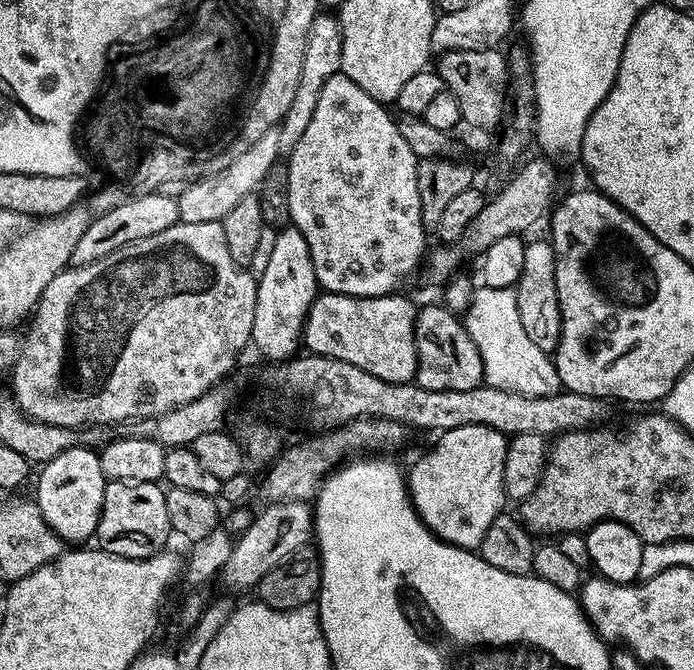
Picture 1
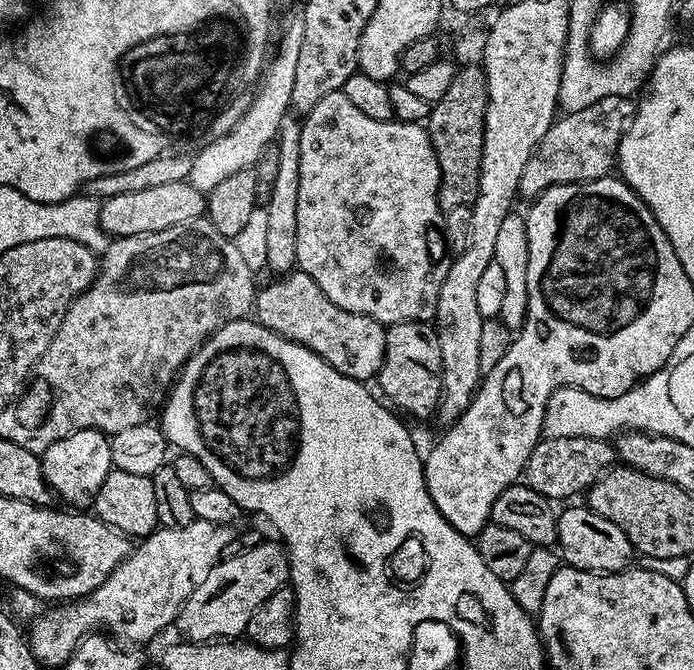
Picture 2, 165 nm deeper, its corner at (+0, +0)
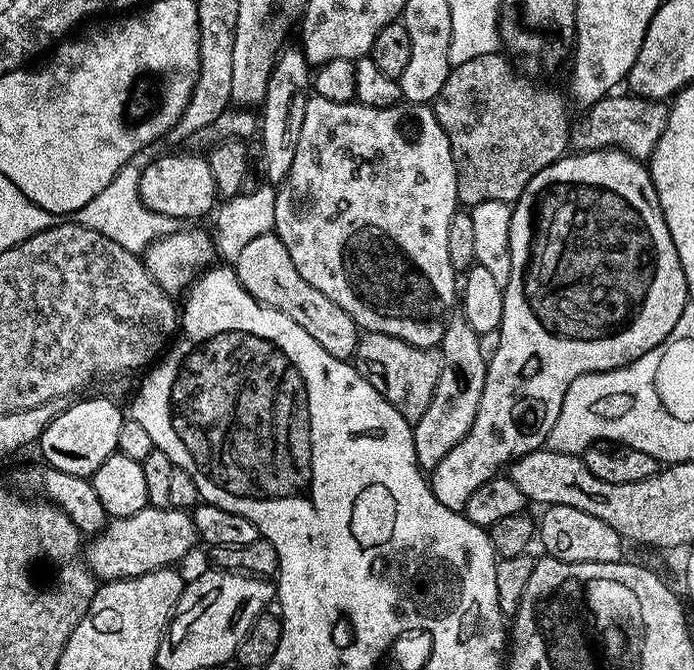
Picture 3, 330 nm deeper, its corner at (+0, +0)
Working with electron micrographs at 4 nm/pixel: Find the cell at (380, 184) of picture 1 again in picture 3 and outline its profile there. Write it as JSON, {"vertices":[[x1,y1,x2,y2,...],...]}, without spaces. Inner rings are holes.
{"vertices":[[315,94,309,95,308,101,306,102,306,114,302,118,302,135,298,138,298,150,294,150,294,166,290,166,290,174,286,174,284,181,276,188,274,235,280,239,282,246,286,246,286,250,290,254,290,259,294,261,294,266,298,266,298,274,302,274,302,278,306,278,306,282,310,282,310,286,314,286,314,290,322,290,322,294,326,294,326,298,330,298,330,302,335,302,336,305,342,306,342,310,346,310,346,314,350,314,350,318,356,324,357,328,364,332,390,334,394,338,405,340,410,346,418,346,419,348,436,348,437,345,439,345,442,334,444,333,444,327,448,325,450,319,450,313,448,313,448,311,454,308,458,300,458,274,450,262,450,250,446,250,446,246,450,243,450,218,454,218,454,214,457,211,456,171,454,170,454,158,450,154,450,142,446,138,442,126,438,126,438,118,432,112,429,105,401,102,394,106,375,108,374,106,366,106,365,104,355,102,351,104,339,104,338,102,330,102,330,98,322,98]]}

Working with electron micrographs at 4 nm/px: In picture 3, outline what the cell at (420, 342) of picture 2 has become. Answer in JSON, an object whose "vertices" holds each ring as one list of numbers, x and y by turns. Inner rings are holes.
{"vertices":[[364,332,350,363,357,374,366,378,366,382,370,382,370,386,374,386,374,390,378,390,394,410,398,410,398,414,415,422,426,414,426,406,430,406,430,398,434,398,442,361,436,348,419,348,390,334]]}

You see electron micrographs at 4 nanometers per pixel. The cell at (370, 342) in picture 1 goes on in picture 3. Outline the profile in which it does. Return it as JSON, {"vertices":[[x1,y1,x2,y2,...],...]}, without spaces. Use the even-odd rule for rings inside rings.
{"vertices":[[262,234,262,238,254,238,246,245,242,254,234,262,236,277,238,282,247,292,256,299,259,304,264,304,268,308,276,308,286,318,294,318,326,354,330,354,339,360,351,361,352,355,356,352,356,347,362,335,361,329,338,306,335,302,330,302,322,290,314,290,302,274,298,274,298,266,294,266,294,261,290,259,290,254,286,246,274,234]]}

